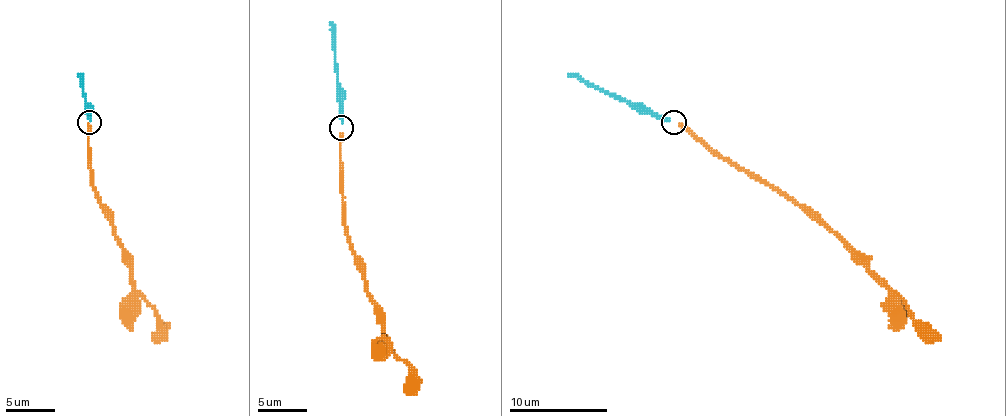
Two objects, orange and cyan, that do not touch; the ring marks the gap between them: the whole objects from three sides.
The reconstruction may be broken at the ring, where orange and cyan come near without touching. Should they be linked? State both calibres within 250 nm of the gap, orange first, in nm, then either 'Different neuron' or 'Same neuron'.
Thickness 200 nm (orange) against 200 nm. Same neuron

